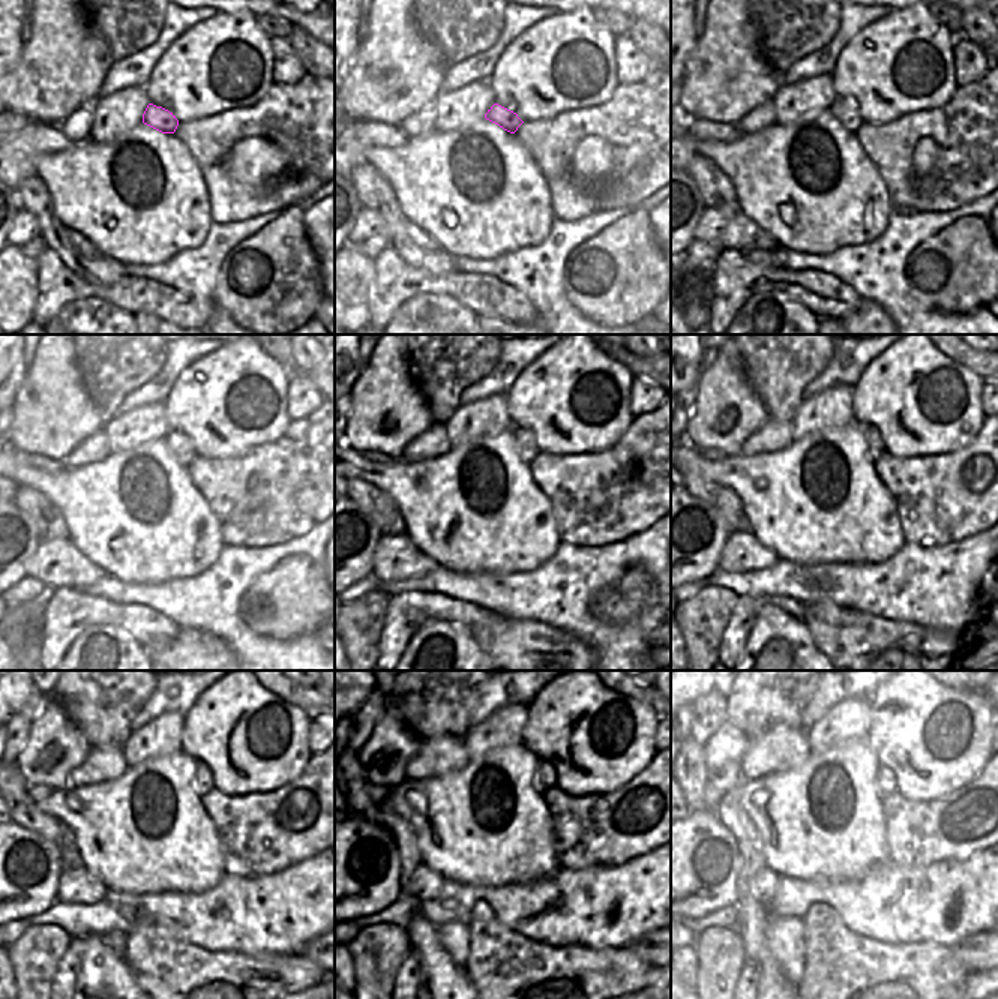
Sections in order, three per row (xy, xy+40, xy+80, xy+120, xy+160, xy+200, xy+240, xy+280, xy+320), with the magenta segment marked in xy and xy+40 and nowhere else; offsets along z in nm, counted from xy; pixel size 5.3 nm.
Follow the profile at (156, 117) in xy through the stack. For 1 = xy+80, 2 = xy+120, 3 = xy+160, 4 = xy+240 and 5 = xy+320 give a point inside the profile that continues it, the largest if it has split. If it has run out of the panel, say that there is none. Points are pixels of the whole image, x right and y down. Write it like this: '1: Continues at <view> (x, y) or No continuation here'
1: Continues at xy+80 (845, 111)
2: Continues at xy+120 (180, 446)
3: Continues at xy+160 (524, 441)
4: Continues at xy+240 (203, 783)
5: Continues at xy+320 (884, 782).

